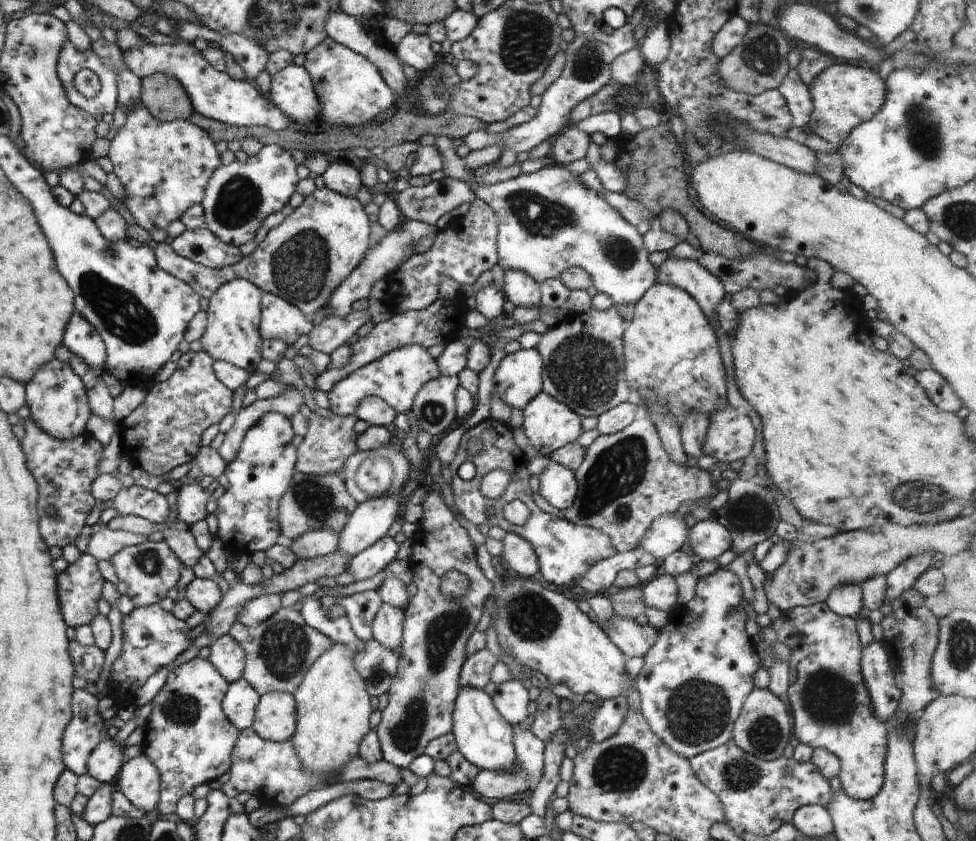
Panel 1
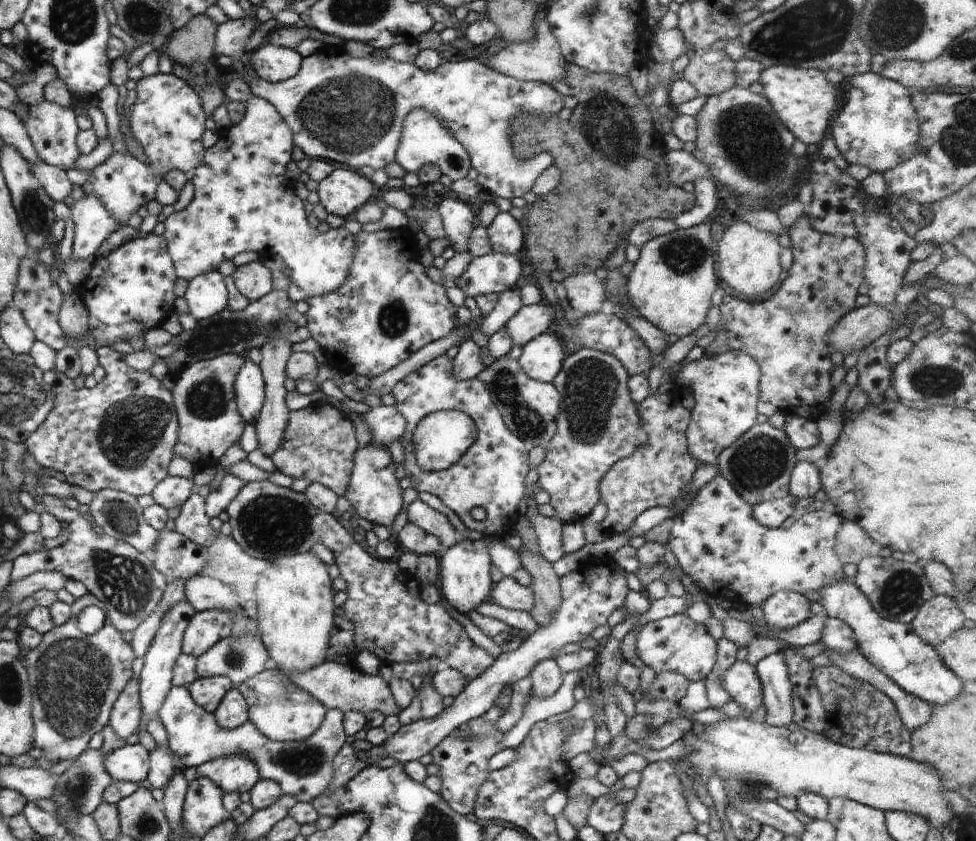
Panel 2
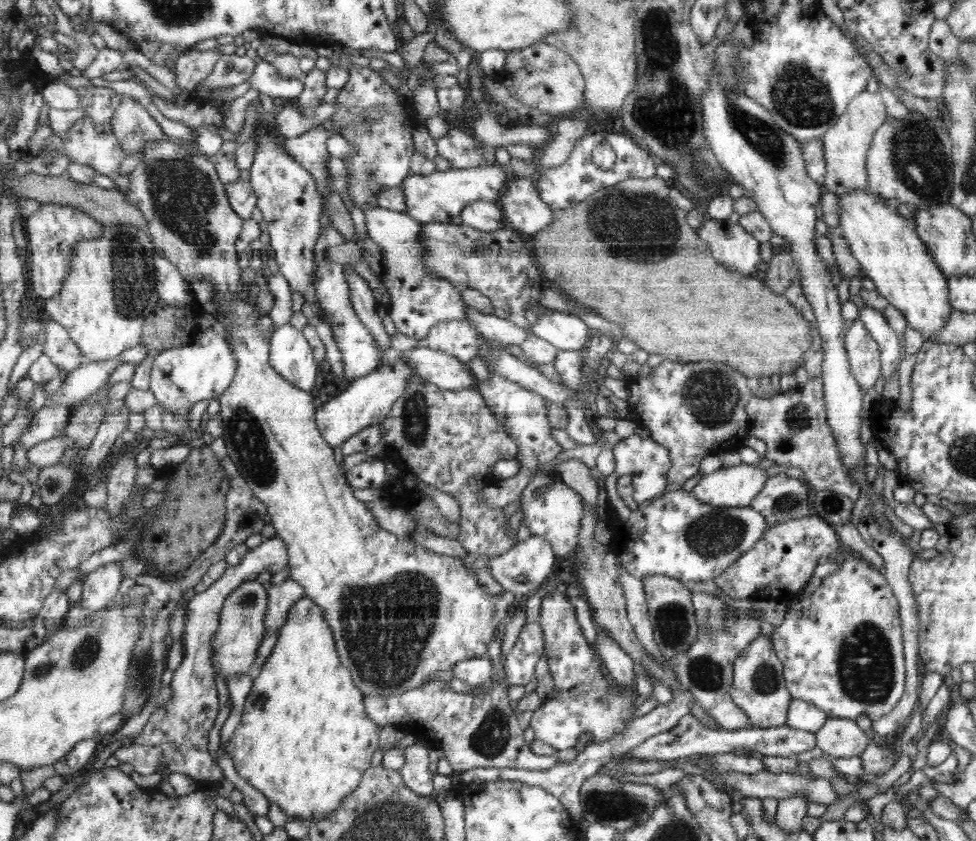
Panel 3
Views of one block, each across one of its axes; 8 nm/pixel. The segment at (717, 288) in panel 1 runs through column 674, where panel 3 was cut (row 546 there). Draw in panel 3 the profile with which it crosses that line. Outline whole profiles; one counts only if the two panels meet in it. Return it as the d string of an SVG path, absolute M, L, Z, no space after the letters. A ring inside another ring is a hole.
M273 536L249 550L236 566L229 566L208 590L188 596L186 622L180 638L184 654L169 685L172 689L172 698L162 708L154 711L132 745L120 747L114 752L114 758L132 765L134 771L144 776L170 770L172 773L185 774L194 780L208 781L211 785L225 778L218 762L212 759L208 751L209 732L225 713L220 709L216 672L211 665L211 642L218 628L220 611L225 598L243 582L258 578L260 572L269 572L273 575L288 564L286 543L280 537Z

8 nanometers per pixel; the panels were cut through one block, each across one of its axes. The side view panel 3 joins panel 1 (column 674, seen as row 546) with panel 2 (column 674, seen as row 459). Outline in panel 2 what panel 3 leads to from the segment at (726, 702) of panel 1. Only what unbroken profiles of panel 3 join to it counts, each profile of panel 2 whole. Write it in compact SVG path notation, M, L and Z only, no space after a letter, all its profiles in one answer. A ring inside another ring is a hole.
M686 613L647 622L638 632L636 648L638 658L654 672L676 666L687 682L704 680L718 662L717 640L710 636L704 623L693 621Z

